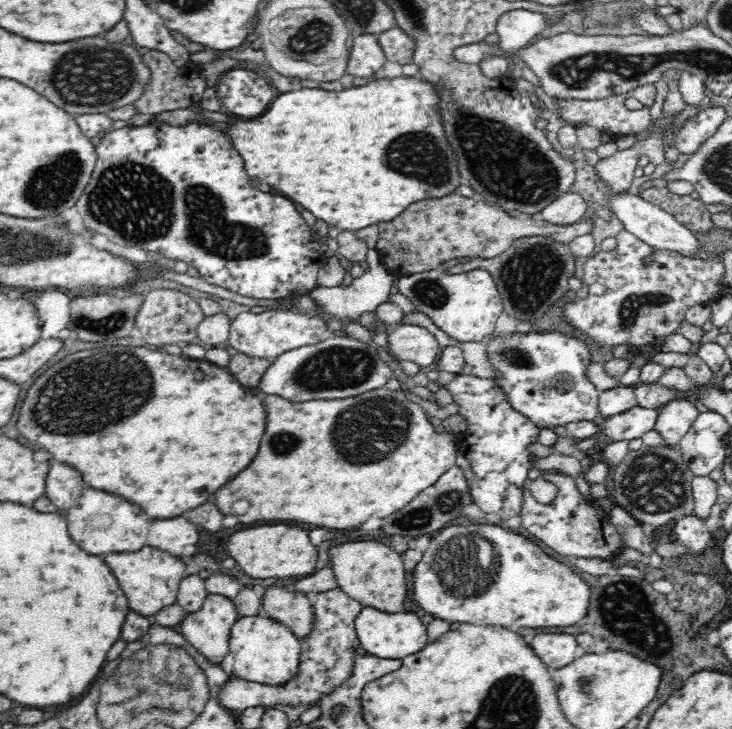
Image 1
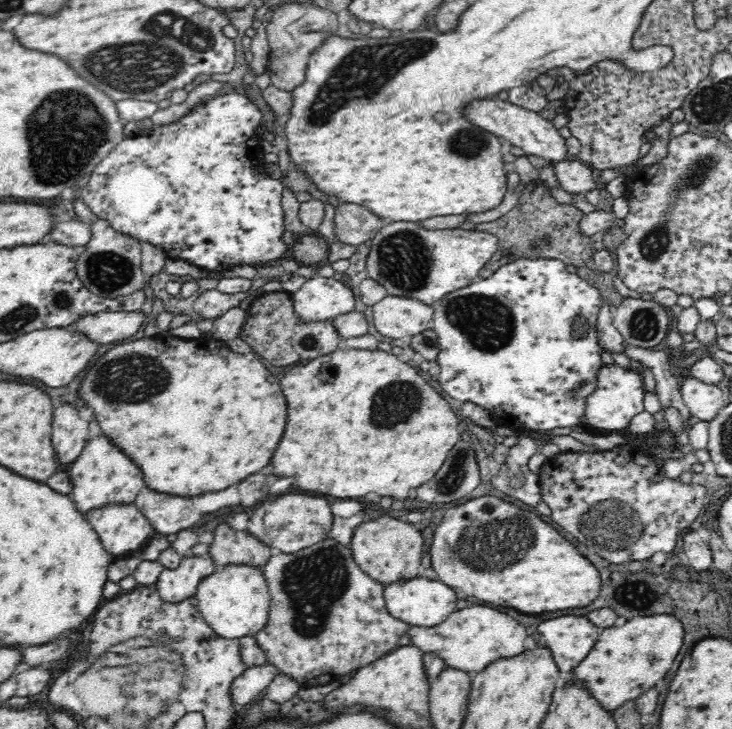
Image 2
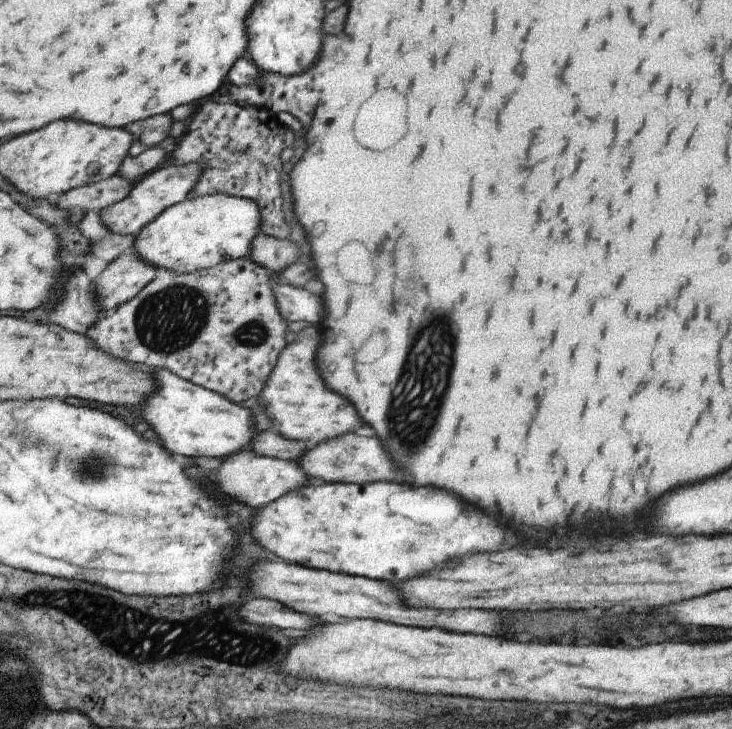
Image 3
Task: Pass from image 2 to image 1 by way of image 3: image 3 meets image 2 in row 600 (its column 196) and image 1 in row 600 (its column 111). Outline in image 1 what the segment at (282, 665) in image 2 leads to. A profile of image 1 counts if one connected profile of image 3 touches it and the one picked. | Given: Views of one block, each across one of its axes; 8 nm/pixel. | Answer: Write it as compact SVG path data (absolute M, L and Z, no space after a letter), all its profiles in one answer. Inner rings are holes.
M336 587L323 593L311 594L313 605L312 630L299 638L300 654L297 671L279 685L252 682L239 677L228 680L220 690L220 703L232 709L241 710L251 706L317 706L326 696L336 692L350 676L356 666L356 652L360 646L355 621L364 606Z

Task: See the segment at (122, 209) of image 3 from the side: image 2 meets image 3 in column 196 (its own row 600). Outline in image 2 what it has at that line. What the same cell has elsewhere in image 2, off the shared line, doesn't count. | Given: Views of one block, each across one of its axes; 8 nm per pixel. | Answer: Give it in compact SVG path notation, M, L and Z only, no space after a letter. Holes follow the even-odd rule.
M184 556L176 568L164 568L152 586L164 602L180 602L196 594L202 578L210 576L217 565L210 556Z

